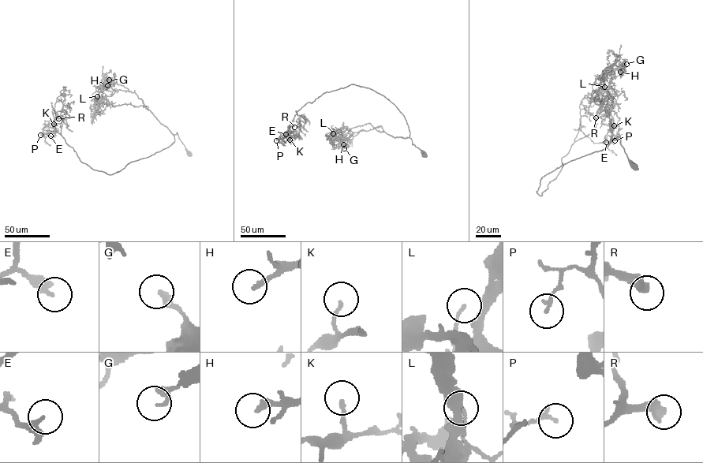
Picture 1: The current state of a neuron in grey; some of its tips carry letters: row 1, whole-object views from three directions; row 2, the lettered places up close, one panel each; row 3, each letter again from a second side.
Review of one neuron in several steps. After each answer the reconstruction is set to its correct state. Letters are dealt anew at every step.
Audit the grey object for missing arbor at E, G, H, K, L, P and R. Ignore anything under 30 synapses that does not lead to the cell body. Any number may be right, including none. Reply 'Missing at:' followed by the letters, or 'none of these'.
Missing at: H, L, R

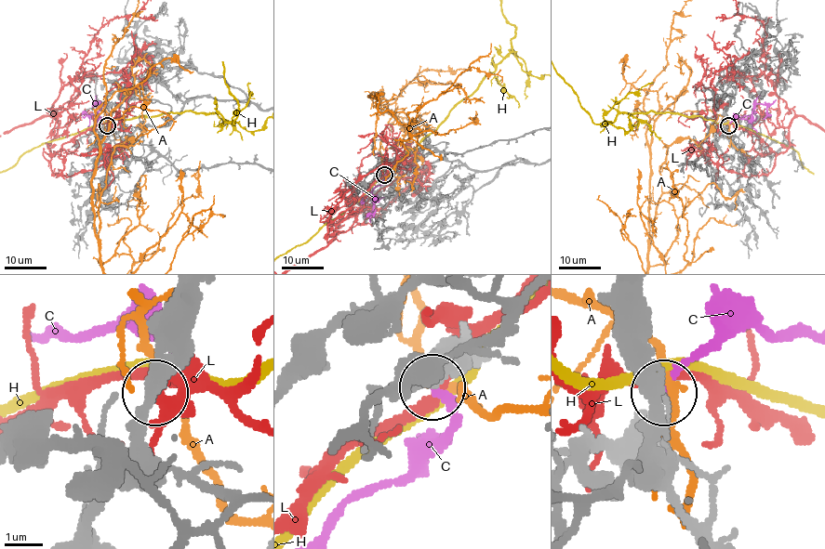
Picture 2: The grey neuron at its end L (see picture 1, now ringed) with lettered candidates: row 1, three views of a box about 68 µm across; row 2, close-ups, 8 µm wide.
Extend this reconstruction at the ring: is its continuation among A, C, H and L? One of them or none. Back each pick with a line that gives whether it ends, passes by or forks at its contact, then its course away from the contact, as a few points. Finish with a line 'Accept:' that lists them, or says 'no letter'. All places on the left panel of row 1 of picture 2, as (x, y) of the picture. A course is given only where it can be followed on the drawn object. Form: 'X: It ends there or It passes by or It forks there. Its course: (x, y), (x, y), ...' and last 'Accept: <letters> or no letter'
C: It ends there
Accept: C

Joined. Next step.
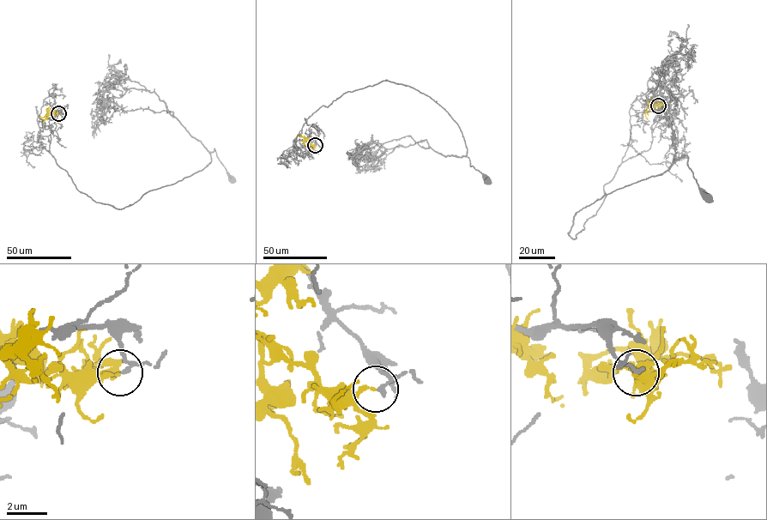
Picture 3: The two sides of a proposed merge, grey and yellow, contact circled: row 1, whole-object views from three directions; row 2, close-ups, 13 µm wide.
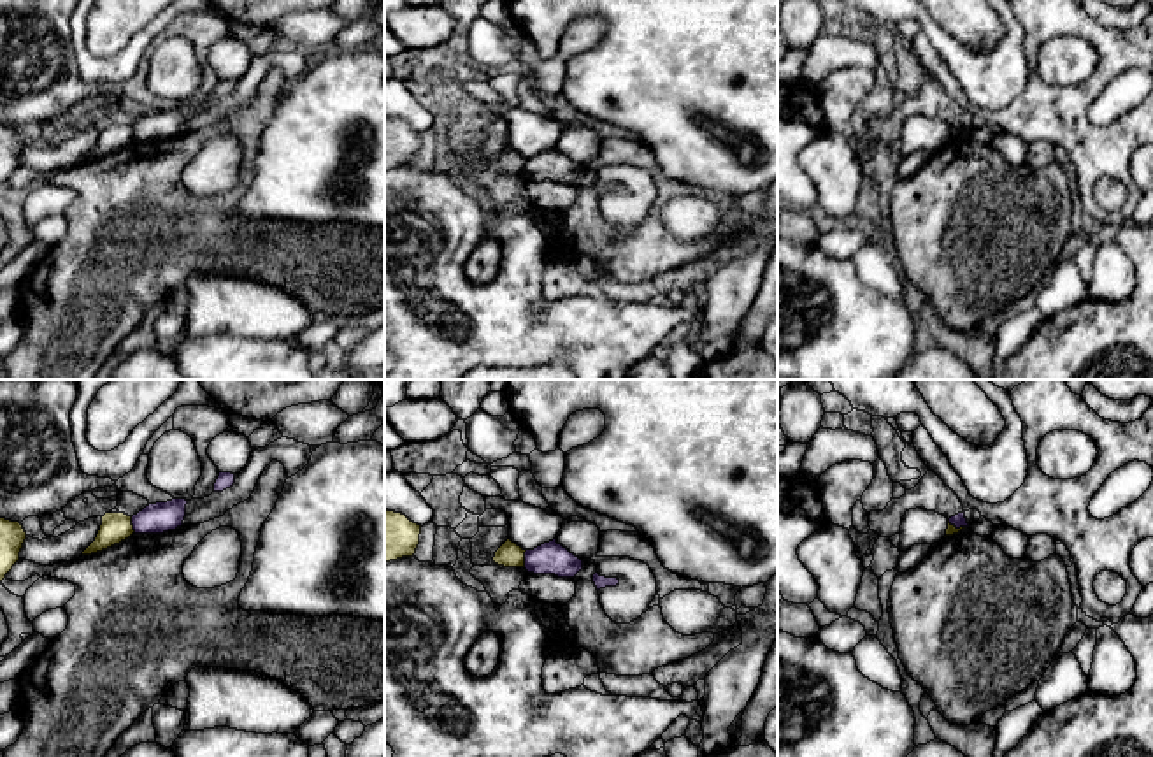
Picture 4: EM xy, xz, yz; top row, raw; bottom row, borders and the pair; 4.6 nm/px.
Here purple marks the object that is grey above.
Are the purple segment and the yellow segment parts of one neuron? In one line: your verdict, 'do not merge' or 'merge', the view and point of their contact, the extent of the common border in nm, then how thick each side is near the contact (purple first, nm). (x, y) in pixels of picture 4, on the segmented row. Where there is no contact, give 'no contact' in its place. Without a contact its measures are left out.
do not merge; contact xz (525, 559); length 80 nm; calibres 140 and 110 nm

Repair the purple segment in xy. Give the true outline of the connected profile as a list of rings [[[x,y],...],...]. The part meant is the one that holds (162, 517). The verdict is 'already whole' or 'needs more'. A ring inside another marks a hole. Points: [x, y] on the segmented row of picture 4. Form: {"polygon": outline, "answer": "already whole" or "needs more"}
{"polygon": [[[172,499],[146,506],[132,516],[135,534],[163,534],[183,525],[186,499]]], "answer": "already whole"}

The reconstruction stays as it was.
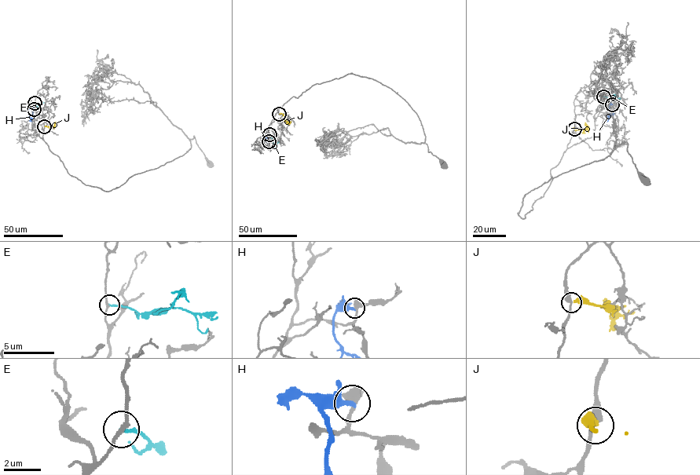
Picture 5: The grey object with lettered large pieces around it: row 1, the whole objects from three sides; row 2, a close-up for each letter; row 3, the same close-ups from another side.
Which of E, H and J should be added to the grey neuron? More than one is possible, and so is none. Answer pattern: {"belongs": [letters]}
{"belongs": ["E"]}

